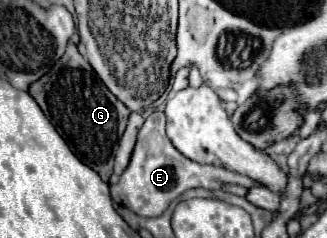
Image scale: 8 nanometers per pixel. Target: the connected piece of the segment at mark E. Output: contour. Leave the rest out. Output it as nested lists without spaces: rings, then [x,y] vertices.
[[[154,111],[142,125],[138,133],[138,141],[130,159],[128,169],[120,175],[120,181],[110,187],[110,197],[112,201],[132,209],[140,217],[160,217],[168,205],[178,199],[184,191],[194,189],[194,187],[204,187],[210,191],[218,191],[224,183],[236,183],[242,187],[260,187],[262,183],[236,173],[228,171],[224,167],[214,167],[214,165],[200,165],[176,151],[176,147],[170,143],[164,131],[166,117],[160,111]]]

